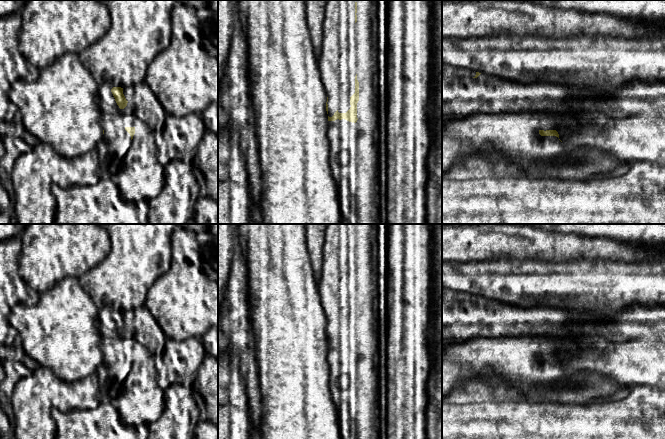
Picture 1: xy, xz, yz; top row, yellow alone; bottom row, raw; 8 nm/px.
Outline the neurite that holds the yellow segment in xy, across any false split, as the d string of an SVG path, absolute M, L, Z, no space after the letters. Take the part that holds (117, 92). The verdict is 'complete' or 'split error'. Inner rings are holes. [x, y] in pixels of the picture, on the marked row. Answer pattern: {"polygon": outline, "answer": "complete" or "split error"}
{"polygon": "M108 83L99 84L98 93L102 113L116 114L127 106L128 101L121 87L112 88Z", "answer": "split error"}

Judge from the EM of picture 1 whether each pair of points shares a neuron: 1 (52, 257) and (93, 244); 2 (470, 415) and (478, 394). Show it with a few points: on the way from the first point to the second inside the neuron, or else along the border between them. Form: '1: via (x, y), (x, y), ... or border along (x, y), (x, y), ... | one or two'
1: via (62, 247), (65, 244), (83, 244) | one
2: border along (491, 397), (485, 401), (452, 403) | two

